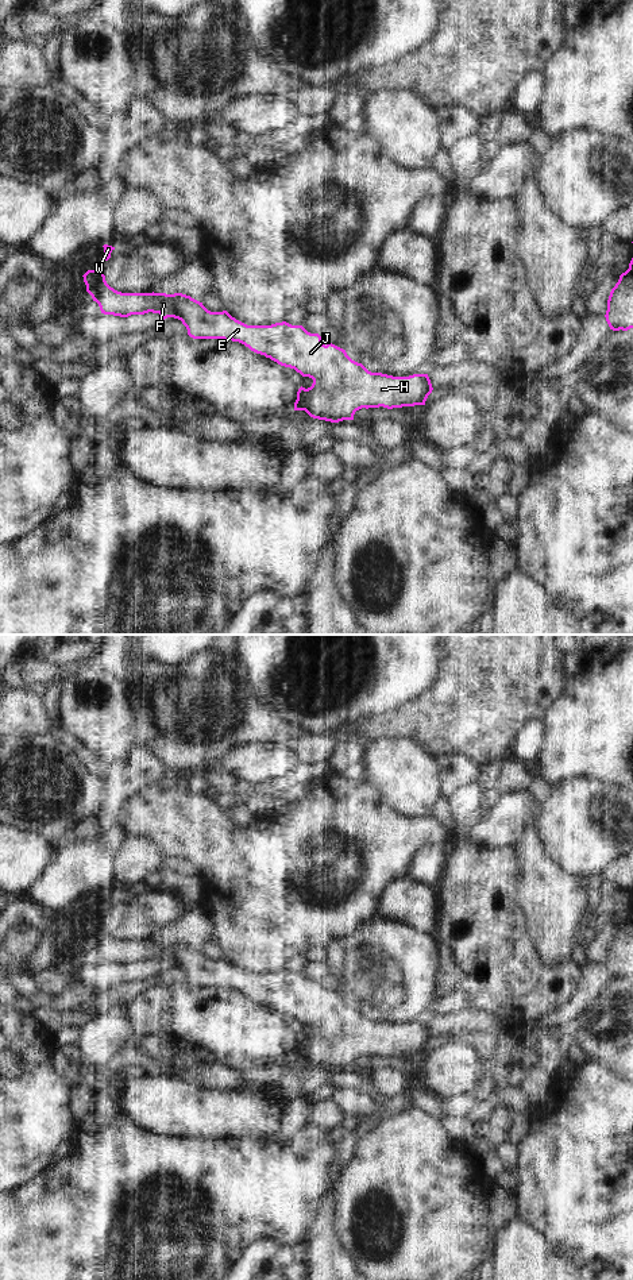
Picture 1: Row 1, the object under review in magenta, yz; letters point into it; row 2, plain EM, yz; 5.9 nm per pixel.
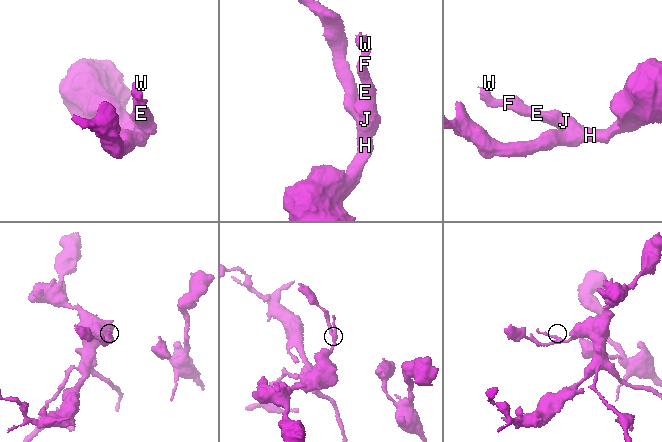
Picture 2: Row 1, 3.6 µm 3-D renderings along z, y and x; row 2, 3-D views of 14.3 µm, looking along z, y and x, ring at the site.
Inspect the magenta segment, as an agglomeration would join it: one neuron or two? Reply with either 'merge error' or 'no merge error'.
no merge error

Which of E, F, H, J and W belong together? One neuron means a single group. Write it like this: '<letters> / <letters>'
E F H J W

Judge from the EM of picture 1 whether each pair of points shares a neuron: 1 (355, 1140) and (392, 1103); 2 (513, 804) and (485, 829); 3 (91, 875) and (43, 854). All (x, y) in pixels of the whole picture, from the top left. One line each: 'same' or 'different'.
1: same
2: same
3: different

